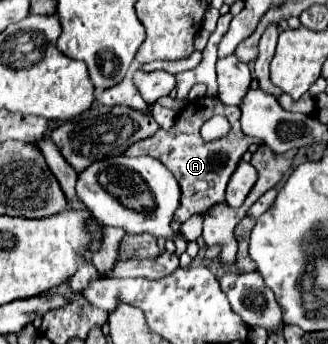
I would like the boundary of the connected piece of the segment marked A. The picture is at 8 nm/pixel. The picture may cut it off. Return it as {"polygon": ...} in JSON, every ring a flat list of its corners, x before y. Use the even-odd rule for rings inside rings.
{"polygon":[[205,96,199,100,189,100,177,114,175,124,169,130,157,130,151,138,145,138,137,144,133,144,125,156,151,156,157,158,163,166,167,166,173,176,177,178,179,186,181,186,181,204,177,209,174,220,185,222,193,214,205,214,211,206,221,204,225,200,225,188,227,182,231,178,231,174,235,172,237,164,241,162,243,154,247,152,247,148,251,144,263,144,261,140,249,138,243,134,241,126,239,126,239,116,241,110,237,106,225,106,221,104,221,100],[215,114,225,114,227,120,231,122,231,130,227,136,213,140,213,142,205,142,199,134,199,128,205,124,205,120,209,120],[179,126,187,126,187,132,181,132]]}

